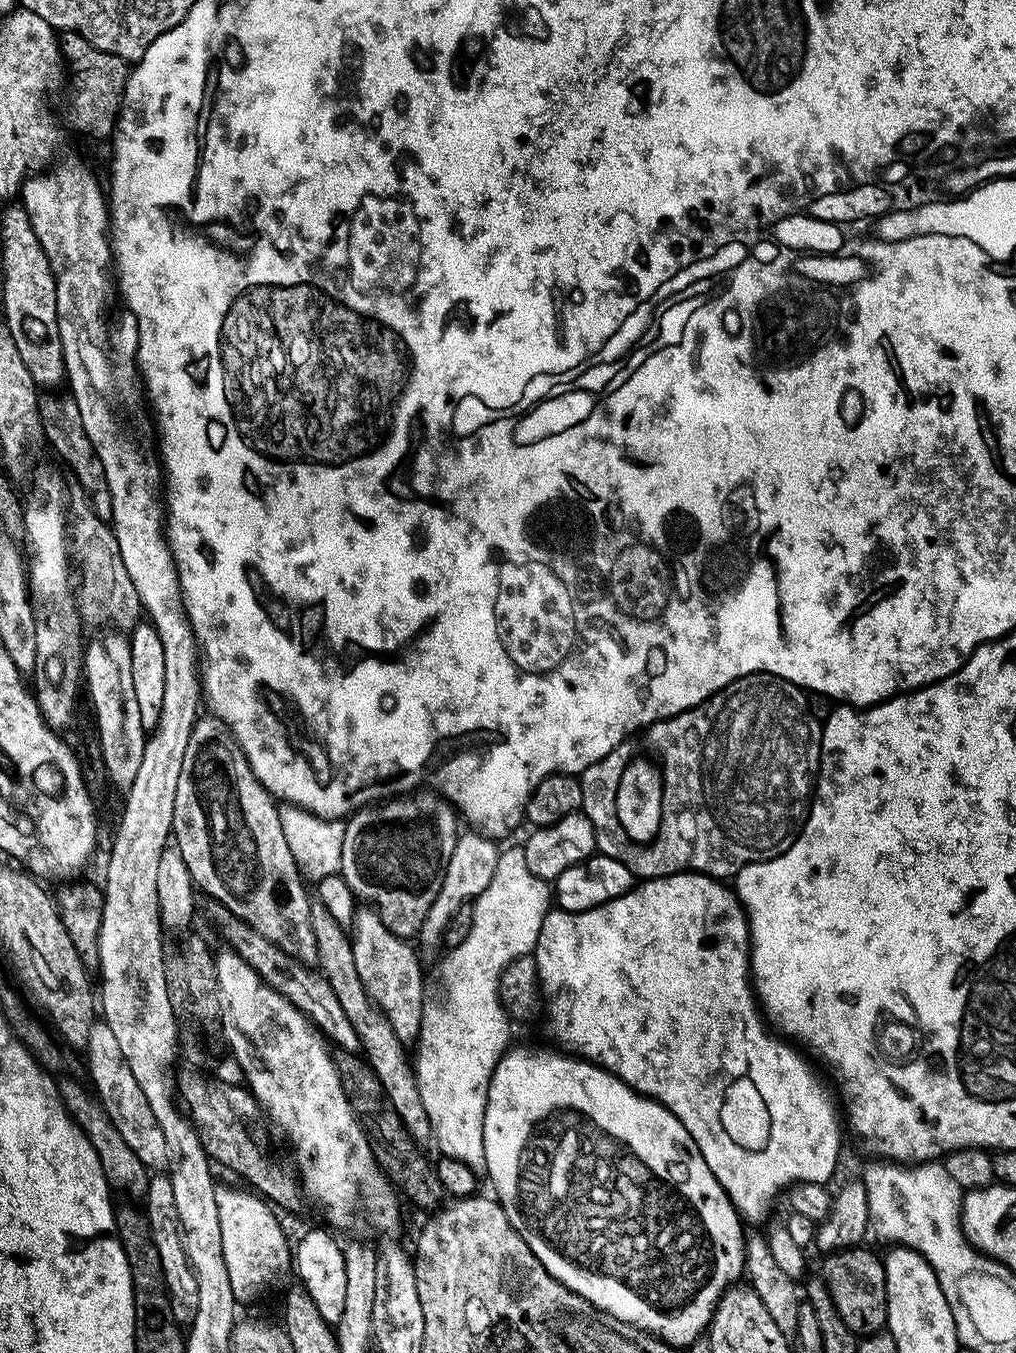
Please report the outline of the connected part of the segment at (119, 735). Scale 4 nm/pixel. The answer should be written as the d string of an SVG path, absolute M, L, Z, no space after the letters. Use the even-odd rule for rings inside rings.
M120 630L104 635L87 643L82 664L88 680L88 690L92 698L98 739L106 762L107 775L113 780L131 782L142 765L148 732L144 730L146 717L141 714L138 696L134 689L133 658L131 639Z

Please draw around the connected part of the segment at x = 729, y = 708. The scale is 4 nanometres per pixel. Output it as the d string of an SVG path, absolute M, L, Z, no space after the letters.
M755 672L749 676L743 676L728 684L720 692L715 692L711 698L702 701L697 708L686 710L677 716L671 716L669 720L659 720L657 724L647 729L646 736L652 743L654 751L660 755L659 767L664 777L664 789L662 790L662 818L658 826L658 834L652 839L651 844L641 846L629 843L628 848L619 849L620 861L632 871L633 877L644 880L655 880L658 876L673 876L676 872L699 872L713 878L735 877L747 864L753 864L759 860L769 860L780 856L800 836L800 830L804 827L804 821L810 807L810 797L814 792L814 781L820 767L820 733L821 721L816 721L814 713L808 709L809 697L805 689L788 680L778 678L774 674Z

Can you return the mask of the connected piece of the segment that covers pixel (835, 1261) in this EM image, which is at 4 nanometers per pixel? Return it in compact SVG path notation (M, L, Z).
M864 1247L842 1248L839 1252L827 1253L823 1257L822 1275L830 1290L830 1298L834 1298L834 1306L838 1314L842 1314L842 1322L846 1322L849 1330L857 1334L875 1334L888 1323L886 1274L883 1259Z

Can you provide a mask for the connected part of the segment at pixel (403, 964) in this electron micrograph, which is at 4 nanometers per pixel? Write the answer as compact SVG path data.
M364 906L357 911L350 928L350 939L354 950L354 966L358 966L358 978L370 994L370 998L384 1011L394 1034L405 1042L415 1041L420 1035L422 1010L426 999L424 992L424 972L420 960L409 941L396 936L386 926L375 907Z

